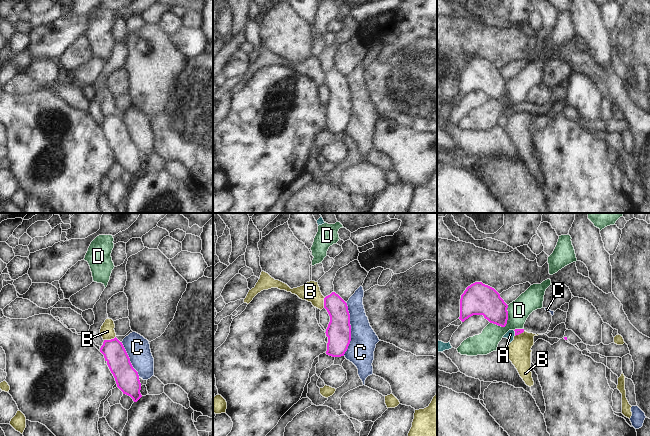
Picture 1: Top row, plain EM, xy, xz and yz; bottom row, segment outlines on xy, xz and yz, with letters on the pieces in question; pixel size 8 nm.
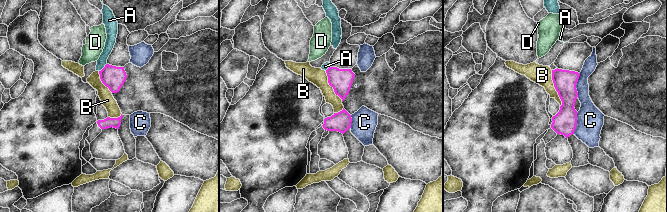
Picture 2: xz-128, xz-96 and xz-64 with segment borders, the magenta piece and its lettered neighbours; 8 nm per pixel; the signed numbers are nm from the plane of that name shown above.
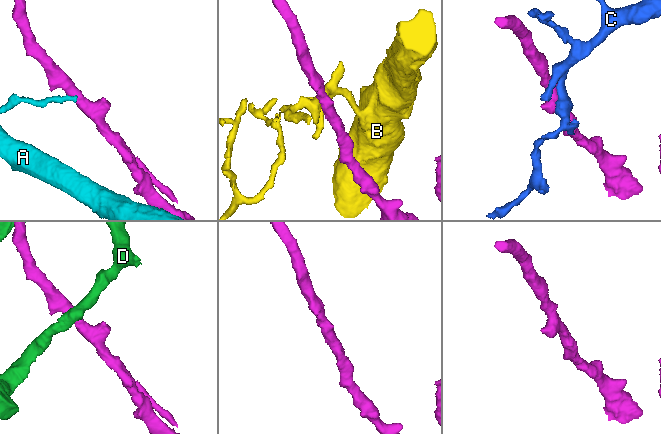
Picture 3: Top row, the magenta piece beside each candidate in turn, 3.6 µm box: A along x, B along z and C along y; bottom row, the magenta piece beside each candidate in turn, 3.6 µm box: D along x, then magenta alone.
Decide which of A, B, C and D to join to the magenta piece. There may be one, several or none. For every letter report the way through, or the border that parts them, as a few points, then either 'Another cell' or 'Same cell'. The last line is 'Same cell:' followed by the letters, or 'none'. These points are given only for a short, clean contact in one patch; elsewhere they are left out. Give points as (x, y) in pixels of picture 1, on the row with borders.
A: Boundary: yz (513, 330), (515, 335). Another cell
B: Boundary: xy (115, 336), (104, 340). Another cell
C: Another cell
D: Boundary: yz (508, 305), (507, 323), (504, 326), (490, 323). Another cell
Same cell: none.

